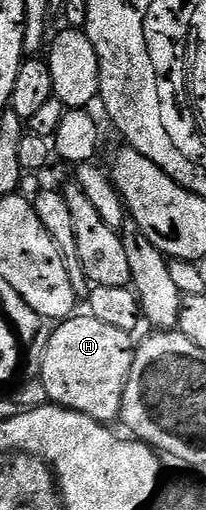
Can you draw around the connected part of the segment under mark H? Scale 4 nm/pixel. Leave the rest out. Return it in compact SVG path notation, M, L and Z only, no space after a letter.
M75 313L55 327L42 351L40 378L47 400L55 407L84 413L100 424L113 424L122 413L124 385L134 360L136 343L131 332L104 325L88 313Z

